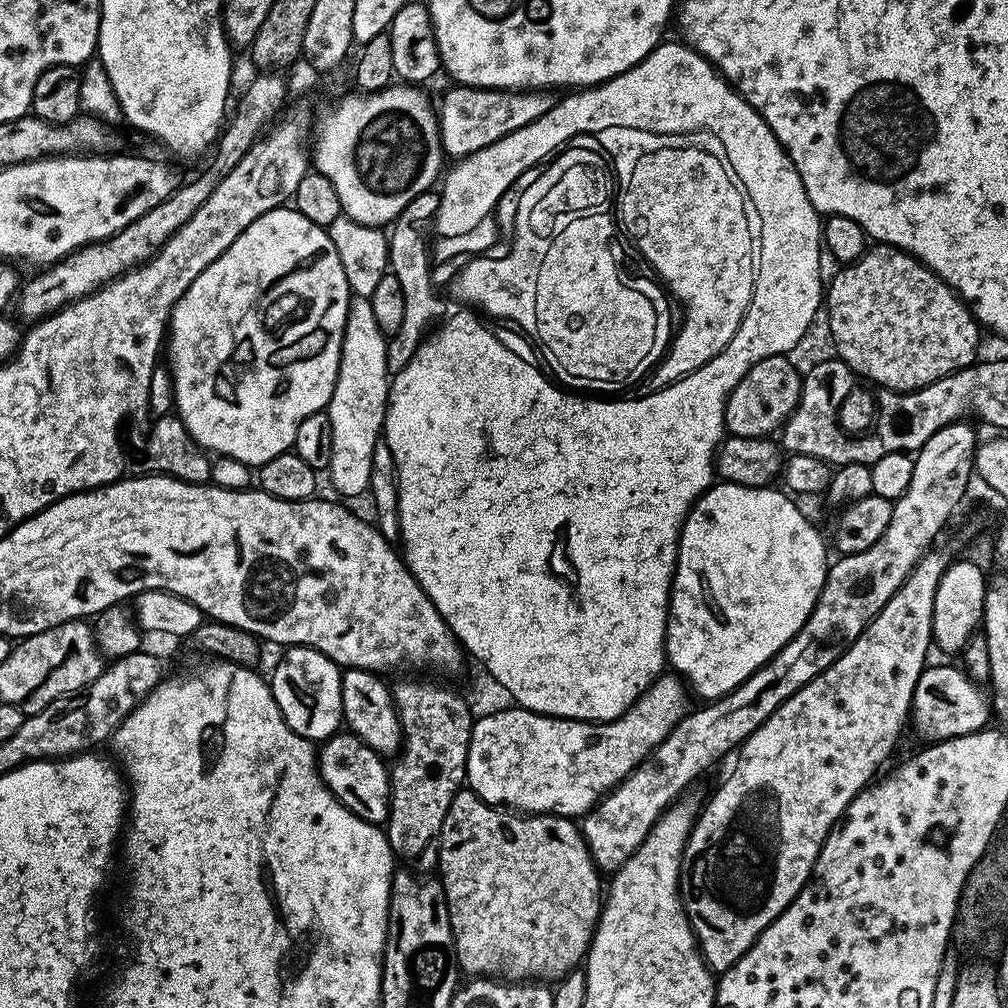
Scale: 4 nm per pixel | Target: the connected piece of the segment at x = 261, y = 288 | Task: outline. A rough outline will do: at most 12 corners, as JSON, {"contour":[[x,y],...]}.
{"contour":[[295,207],[178,298],[174,408],[259,466],[325,411],[350,293]]}

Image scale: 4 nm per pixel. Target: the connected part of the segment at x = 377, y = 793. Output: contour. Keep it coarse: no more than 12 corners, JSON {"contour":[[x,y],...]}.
{"contour":[[346,730],[319,749],[324,784],[364,821],[389,816],[383,757]]}

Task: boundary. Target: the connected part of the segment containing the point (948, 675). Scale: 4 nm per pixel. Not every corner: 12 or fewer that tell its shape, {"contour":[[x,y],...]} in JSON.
{"contour":[[925,667],[910,724],[925,741],[989,727],[985,689],[959,667]]}

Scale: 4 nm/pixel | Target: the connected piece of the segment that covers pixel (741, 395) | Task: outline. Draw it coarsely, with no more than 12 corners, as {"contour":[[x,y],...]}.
{"contour":[[787,355],[750,366],[726,402],[724,427],[768,438],[798,406]]}

